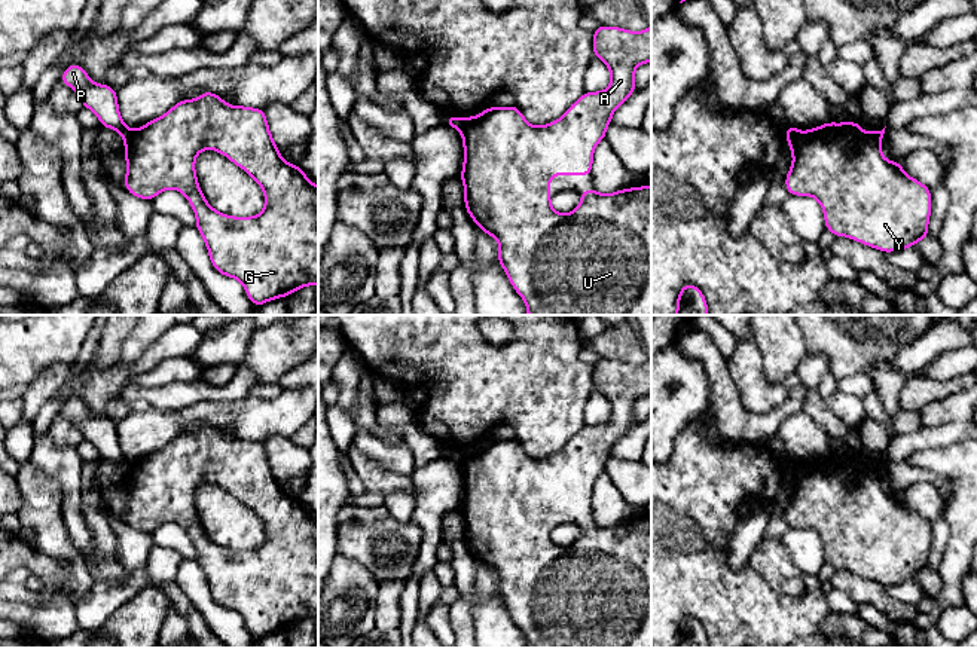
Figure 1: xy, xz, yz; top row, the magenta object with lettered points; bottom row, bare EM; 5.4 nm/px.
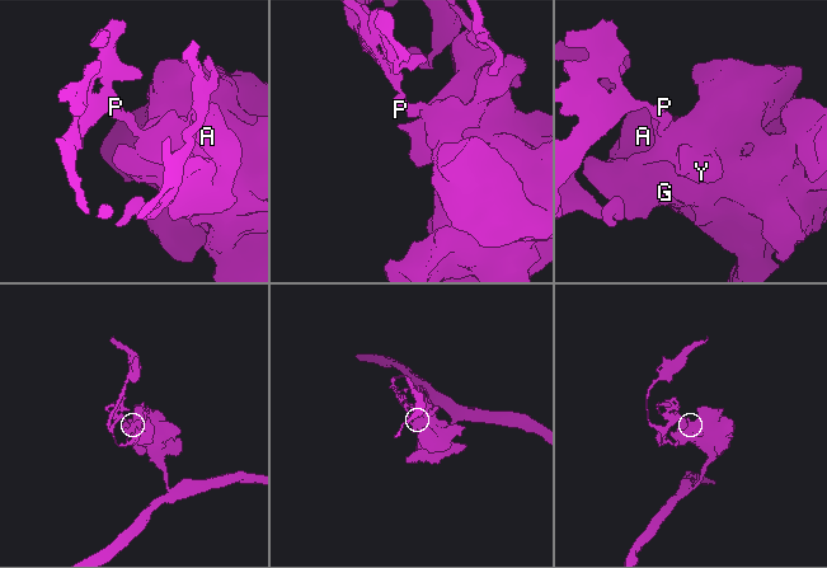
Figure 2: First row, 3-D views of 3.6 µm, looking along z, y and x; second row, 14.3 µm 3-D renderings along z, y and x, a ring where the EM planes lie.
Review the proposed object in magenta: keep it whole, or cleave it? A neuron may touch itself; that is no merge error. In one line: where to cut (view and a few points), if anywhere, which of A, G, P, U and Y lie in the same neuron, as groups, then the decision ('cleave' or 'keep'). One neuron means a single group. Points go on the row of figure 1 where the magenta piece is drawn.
xz (470, 118), (461, 133) | A G U Y / P | cleave

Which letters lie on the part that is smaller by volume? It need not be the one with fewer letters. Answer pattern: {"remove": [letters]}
{"remove": ["P"]}

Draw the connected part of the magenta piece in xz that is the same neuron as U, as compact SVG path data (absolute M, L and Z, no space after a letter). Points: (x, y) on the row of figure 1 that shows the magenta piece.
M599 25L593 31L593 55L610 68L610 86L583 92L558 120L534 126L516 106L488 107L470 117L461 132L464 163L460 178L465 210L482 232L497 239L498 263L526 303L528 315L651 315L651 186L607 195L581 190L581 204L568 214L559 214L550 205L552 175L592 175L595 147L605 140L614 110L635 92L635 68L651 62L651 25L641 33Z

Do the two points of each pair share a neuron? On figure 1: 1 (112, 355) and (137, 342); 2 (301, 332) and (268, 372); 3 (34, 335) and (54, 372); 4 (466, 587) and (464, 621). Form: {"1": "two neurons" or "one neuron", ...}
{"1": "two neurons", "2": "one neuron", "3": "two neurons", "4": "two neurons"}

